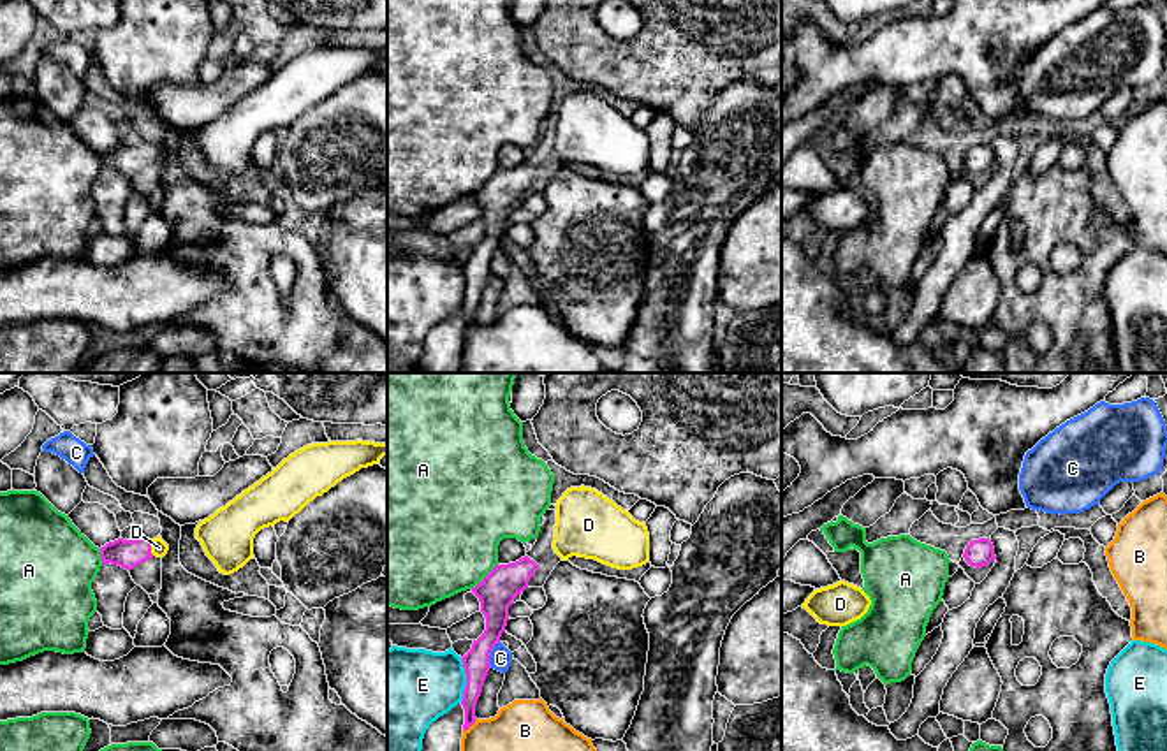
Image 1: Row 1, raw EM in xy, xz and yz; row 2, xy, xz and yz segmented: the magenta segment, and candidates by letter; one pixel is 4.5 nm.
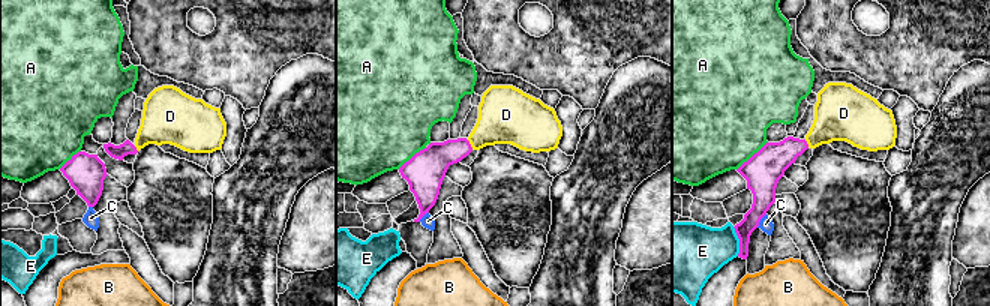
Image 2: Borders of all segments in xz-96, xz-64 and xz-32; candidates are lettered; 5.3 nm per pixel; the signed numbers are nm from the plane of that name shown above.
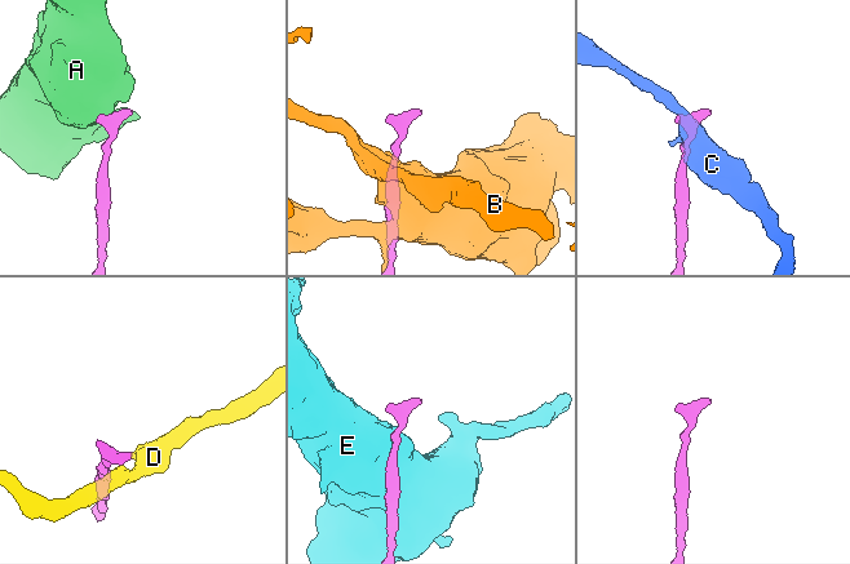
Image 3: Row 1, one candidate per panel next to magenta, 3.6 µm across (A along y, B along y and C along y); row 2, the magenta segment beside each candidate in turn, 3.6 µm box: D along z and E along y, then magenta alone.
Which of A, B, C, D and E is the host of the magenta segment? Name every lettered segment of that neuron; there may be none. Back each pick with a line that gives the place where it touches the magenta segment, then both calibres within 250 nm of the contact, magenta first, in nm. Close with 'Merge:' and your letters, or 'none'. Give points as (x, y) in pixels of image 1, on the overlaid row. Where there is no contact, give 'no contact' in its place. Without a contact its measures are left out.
D: contact xy (150, 547); calibres 130 and 80 nm
Merge: D

